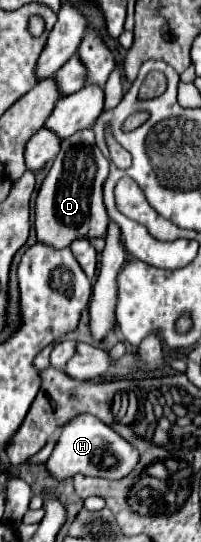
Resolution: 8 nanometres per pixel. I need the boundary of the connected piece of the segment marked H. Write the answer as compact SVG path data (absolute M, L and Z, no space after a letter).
M77 415L75 419L71 419L61 427L59 441L49 461L45 463L45 469L55 481L71 479L77 473L83 473L89 477L121 479L135 467L137 461L139 461L137 449L129 445L121 435L117 435L111 427L107 427L103 421L99 421L93 415Z

